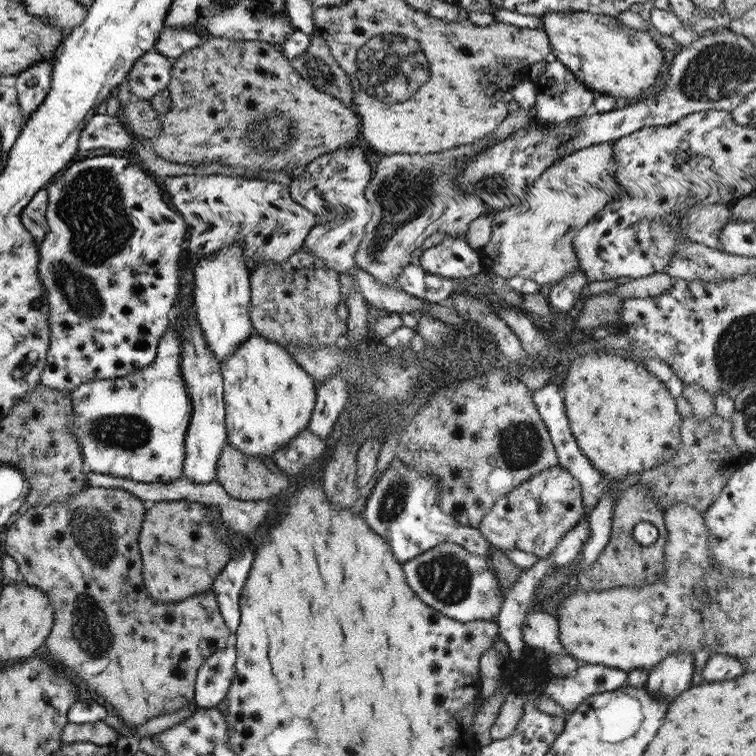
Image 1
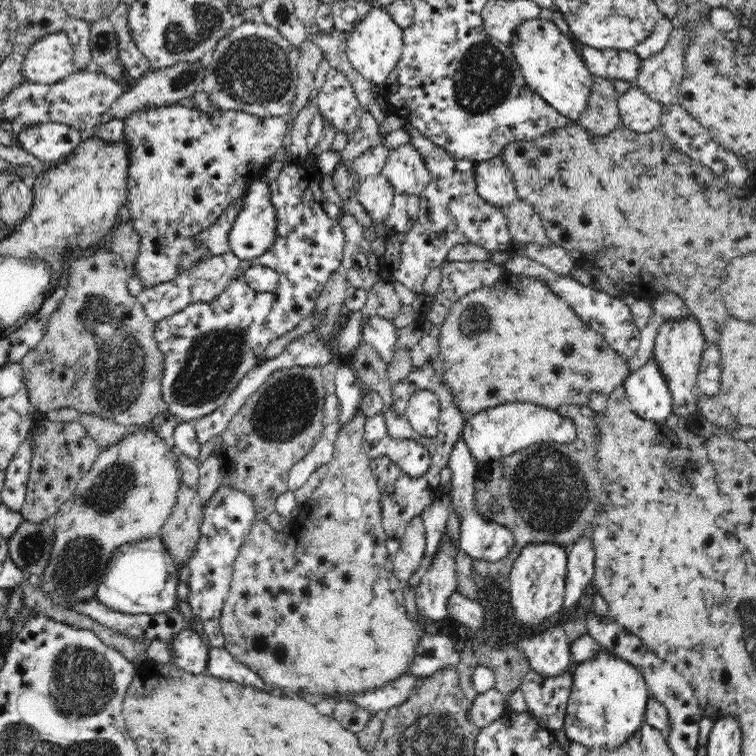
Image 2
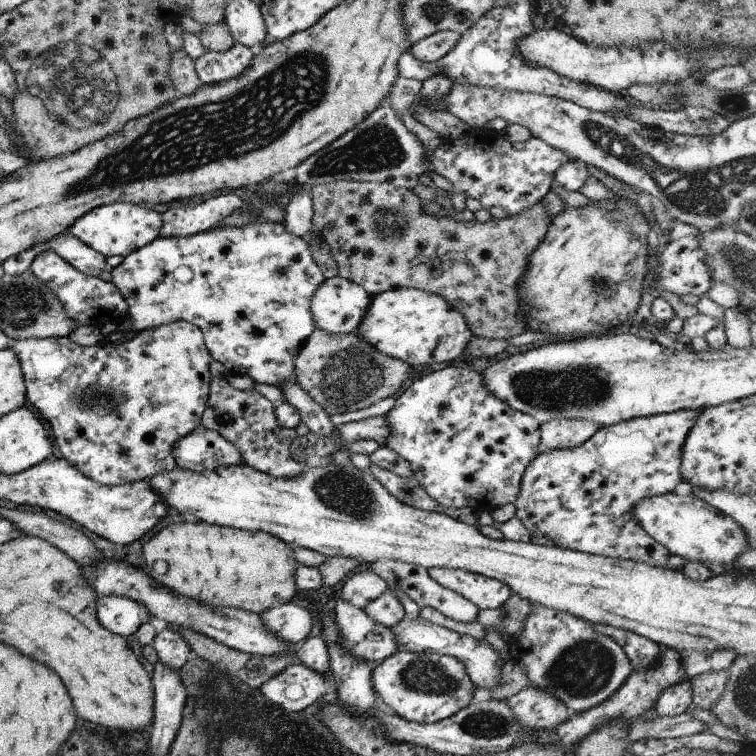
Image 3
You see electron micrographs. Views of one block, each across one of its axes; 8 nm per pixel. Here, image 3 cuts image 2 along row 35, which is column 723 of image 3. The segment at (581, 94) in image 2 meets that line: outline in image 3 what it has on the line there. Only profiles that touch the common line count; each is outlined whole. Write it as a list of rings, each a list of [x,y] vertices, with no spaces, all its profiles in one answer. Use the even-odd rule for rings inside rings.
[[[673,492],[641,498],[633,506],[633,516],[645,534],[664,546],[669,553],[681,556],[686,561],[700,562],[712,569],[725,569],[728,565],[736,567],[736,558],[749,549],[747,538],[735,520],[690,493],[681,496]]]

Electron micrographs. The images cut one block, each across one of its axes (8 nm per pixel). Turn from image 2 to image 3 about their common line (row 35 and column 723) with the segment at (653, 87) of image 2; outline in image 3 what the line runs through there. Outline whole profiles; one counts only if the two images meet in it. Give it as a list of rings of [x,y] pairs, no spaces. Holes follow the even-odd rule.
[[[728,669],[703,672],[688,679],[691,688],[692,706],[701,710],[709,710],[717,702],[723,692],[728,675]]]

